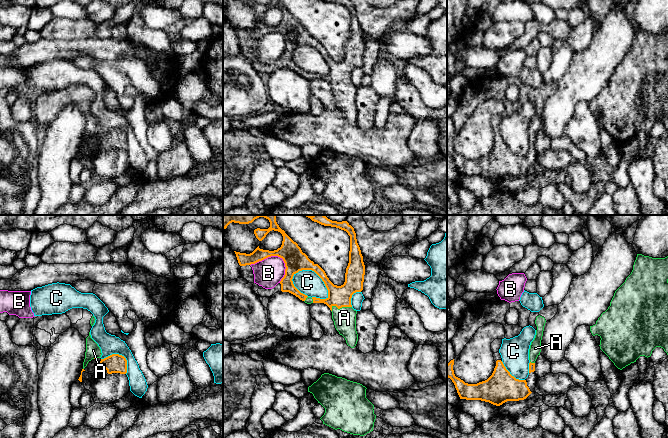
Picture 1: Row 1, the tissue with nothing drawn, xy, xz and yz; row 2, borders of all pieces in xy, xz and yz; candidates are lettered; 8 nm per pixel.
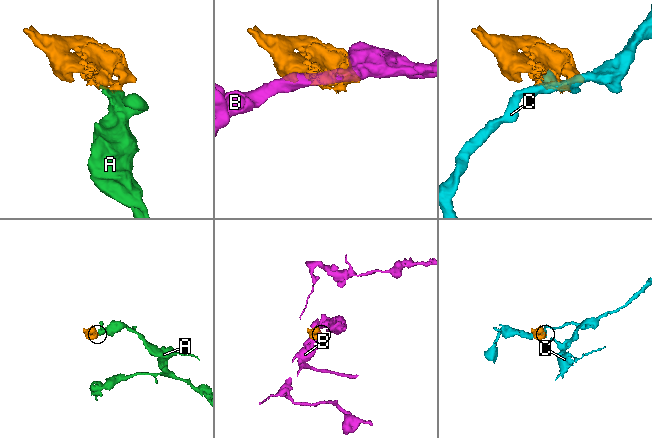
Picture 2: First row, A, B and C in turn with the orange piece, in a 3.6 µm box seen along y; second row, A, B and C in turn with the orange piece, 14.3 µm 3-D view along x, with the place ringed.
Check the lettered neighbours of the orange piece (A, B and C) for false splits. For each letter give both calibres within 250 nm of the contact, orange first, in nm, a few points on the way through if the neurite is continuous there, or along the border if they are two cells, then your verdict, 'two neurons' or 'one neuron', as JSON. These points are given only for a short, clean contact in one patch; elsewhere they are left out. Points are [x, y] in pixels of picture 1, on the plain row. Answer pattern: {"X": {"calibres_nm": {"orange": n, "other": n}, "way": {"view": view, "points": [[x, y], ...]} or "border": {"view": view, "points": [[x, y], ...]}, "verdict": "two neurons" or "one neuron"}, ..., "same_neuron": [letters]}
{"A": {"calibres_nm": {"orange": 180, "other": 180}, "verdict": "one neuron"}, "B": {"calibres_nm": {"orange": 180, "other": 220}, "verdict": "two neurons"}, "C": {"calibres_nm": {"orange": 180, "other": 190}, "verdict": "two neurons"}, "same_neuron": ["A"]}

